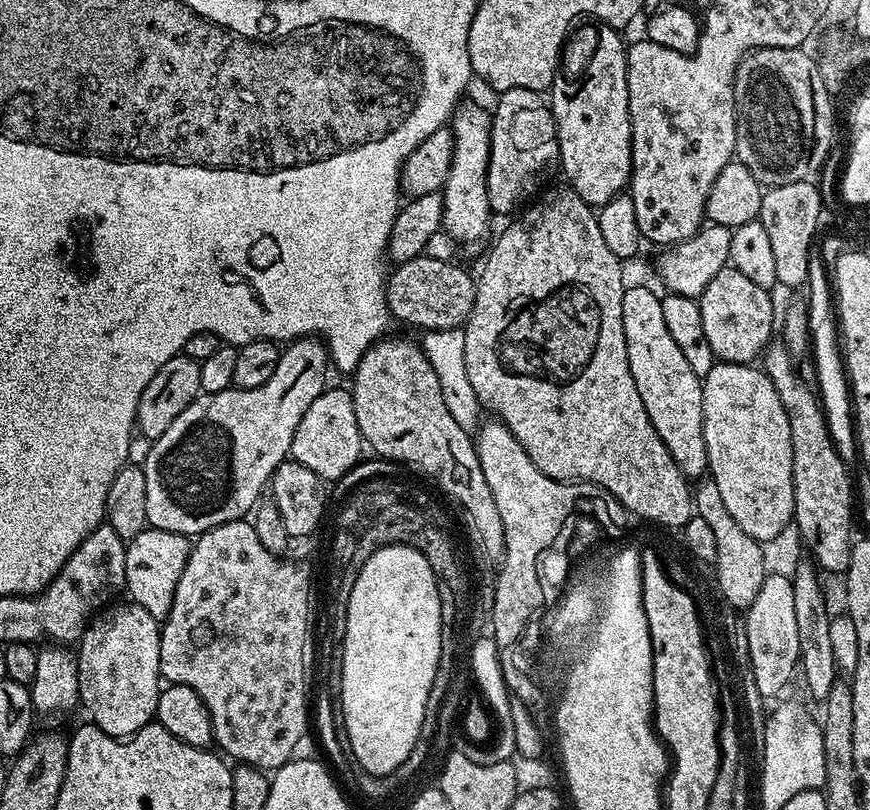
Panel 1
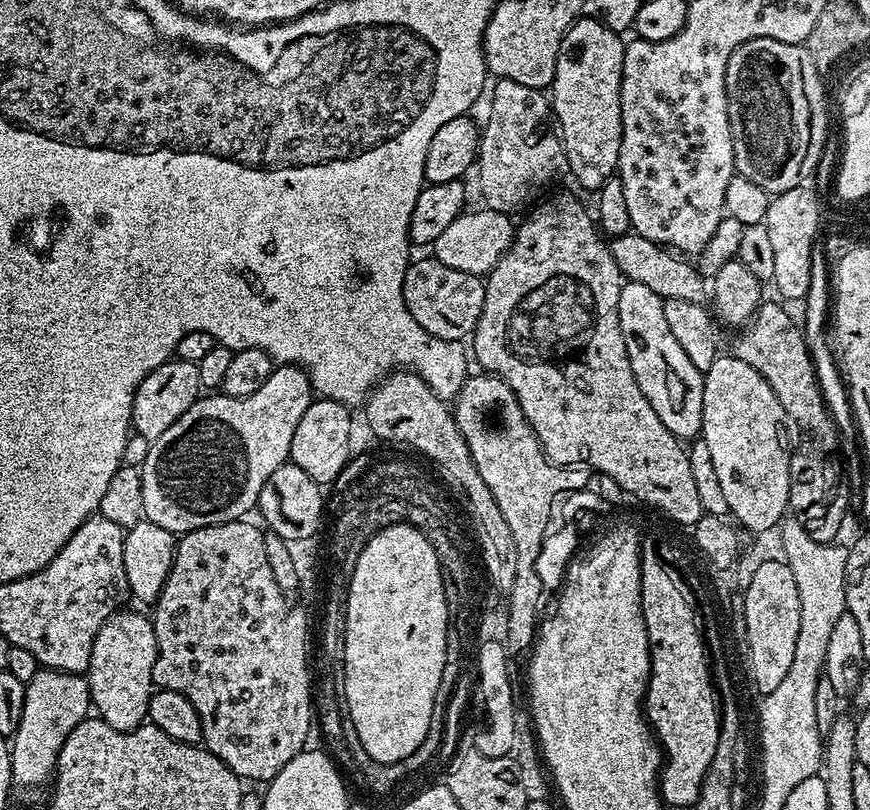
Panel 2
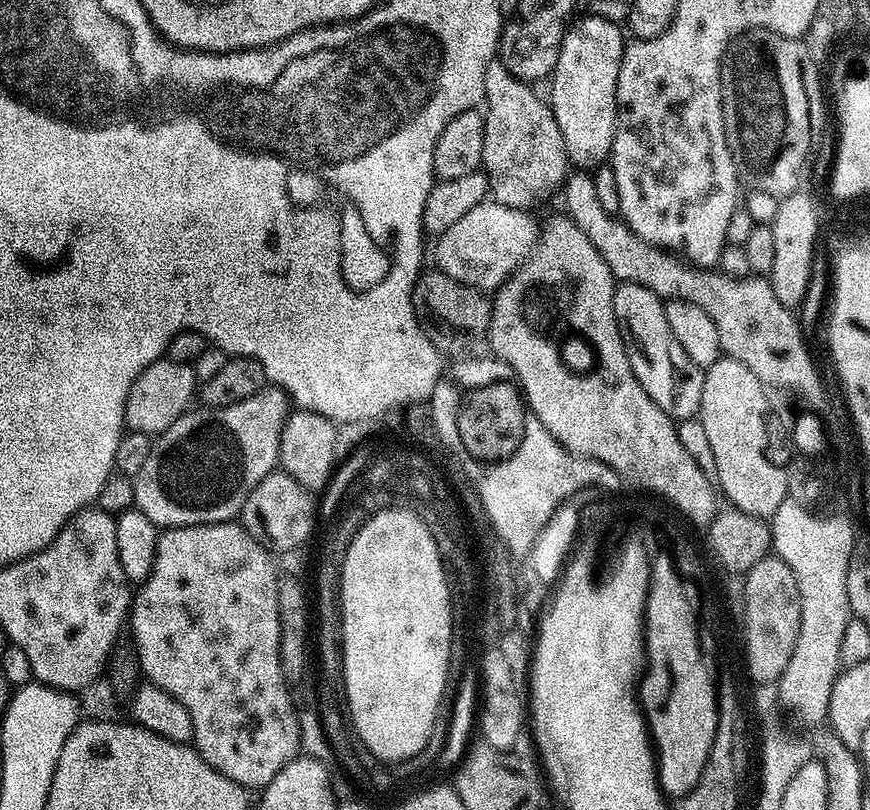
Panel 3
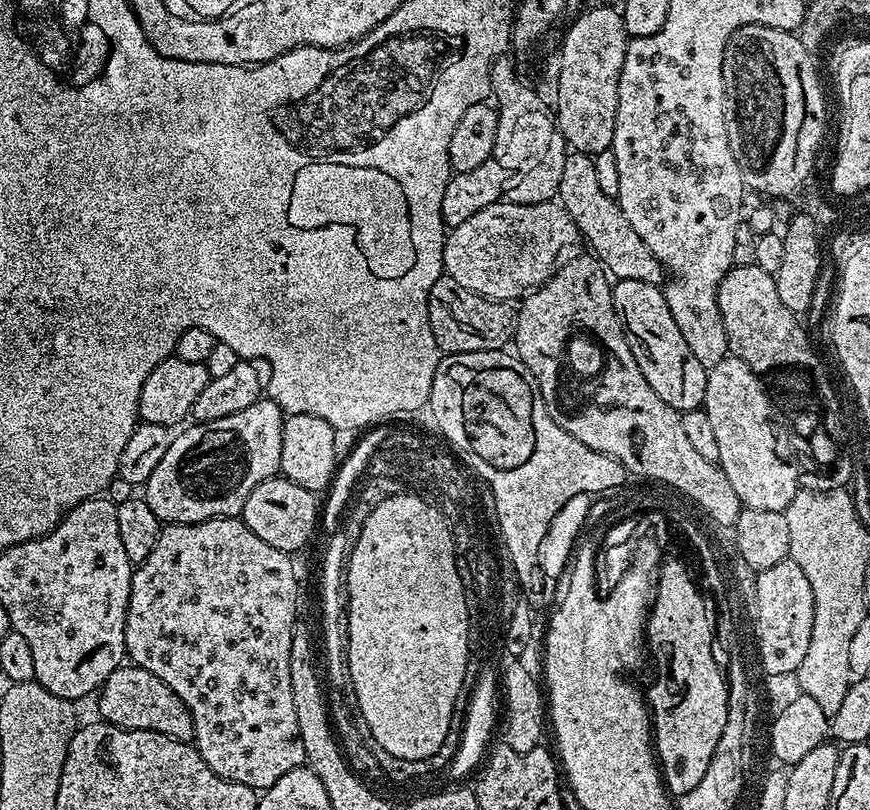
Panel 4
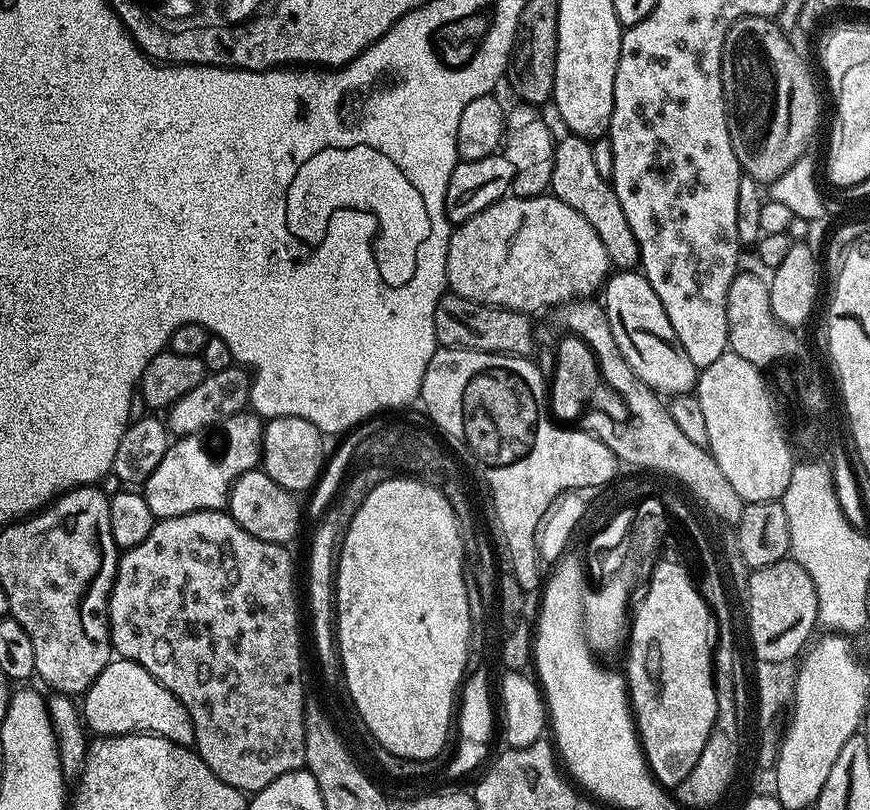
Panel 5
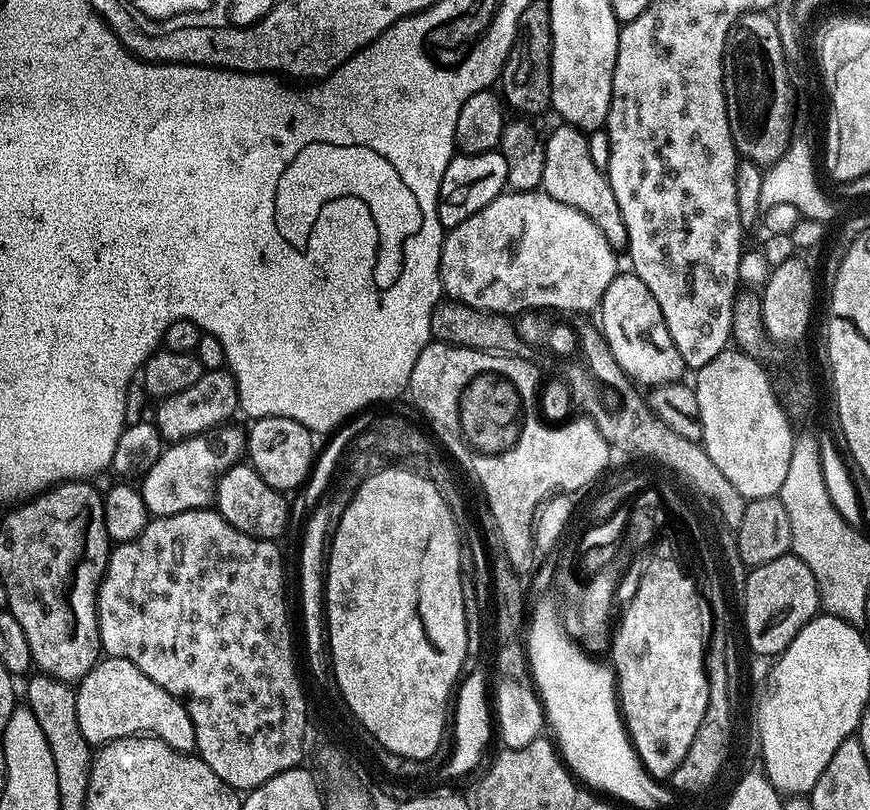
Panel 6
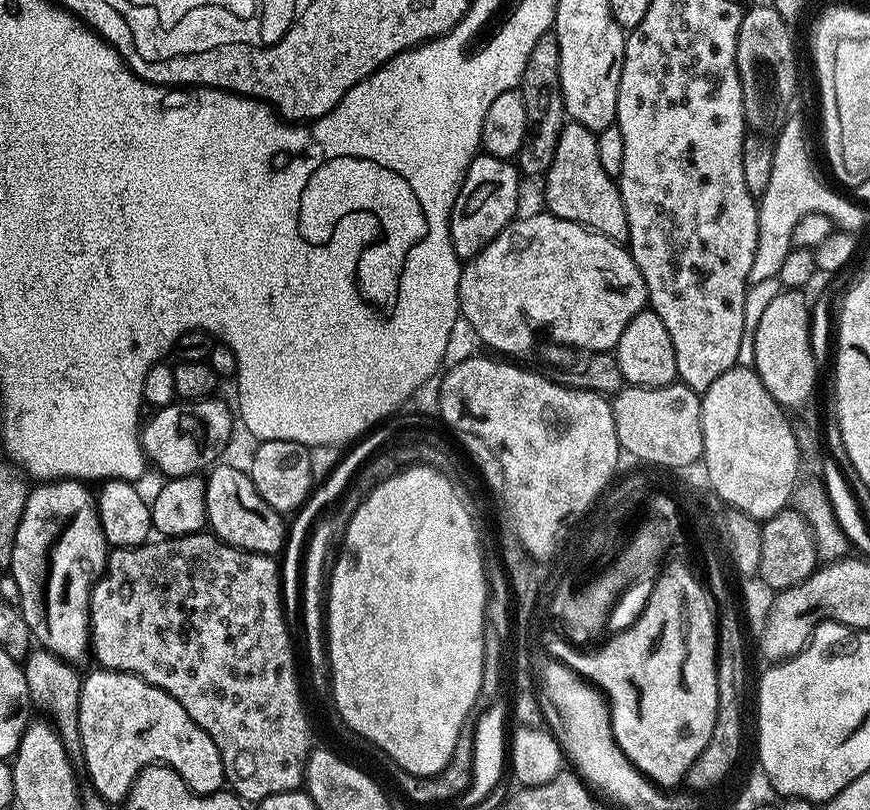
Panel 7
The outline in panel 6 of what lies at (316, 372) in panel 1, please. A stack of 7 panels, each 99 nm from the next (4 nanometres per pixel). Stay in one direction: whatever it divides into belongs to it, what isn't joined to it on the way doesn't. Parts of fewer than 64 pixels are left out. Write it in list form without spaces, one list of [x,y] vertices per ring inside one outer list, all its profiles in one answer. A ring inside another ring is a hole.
[[[213,430],[192,436],[188,440],[169,443],[142,476],[142,491],[149,513],[153,517],[173,516],[191,508],[208,508],[216,494],[216,481],[226,469],[242,456],[242,440],[232,432]]]

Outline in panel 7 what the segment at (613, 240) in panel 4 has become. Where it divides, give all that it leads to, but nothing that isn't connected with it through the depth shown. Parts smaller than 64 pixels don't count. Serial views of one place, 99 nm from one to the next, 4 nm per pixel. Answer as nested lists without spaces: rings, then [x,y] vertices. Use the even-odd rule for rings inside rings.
[[[575,122],[563,125],[556,139],[556,149],[542,177],[544,200],[553,213],[567,216],[587,224],[589,228],[609,236],[617,242],[627,241],[628,219],[620,197],[619,183],[613,173],[602,170],[602,158],[598,158],[598,136],[586,126]]]

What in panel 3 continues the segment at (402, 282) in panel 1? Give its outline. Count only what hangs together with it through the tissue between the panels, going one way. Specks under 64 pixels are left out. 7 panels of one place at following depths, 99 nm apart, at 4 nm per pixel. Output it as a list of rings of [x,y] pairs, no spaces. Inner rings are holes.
[[[433,270],[423,273],[416,283],[412,293],[417,311],[426,312],[424,318],[425,331],[435,348],[443,355],[461,355],[479,339],[482,340],[492,324],[491,299],[481,289],[470,287],[468,284],[458,283],[444,272]]]

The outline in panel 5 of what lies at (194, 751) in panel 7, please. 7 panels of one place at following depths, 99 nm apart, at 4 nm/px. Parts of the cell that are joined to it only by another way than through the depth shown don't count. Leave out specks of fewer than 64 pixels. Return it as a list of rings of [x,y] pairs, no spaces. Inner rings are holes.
[[[113,658],[108,665],[94,678],[87,692],[83,693],[84,708],[82,704],[82,720],[89,729],[93,728],[96,736],[127,736],[129,734],[151,734],[164,736],[170,742],[185,746],[195,745],[196,735],[190,714],[186,706],[166,686],[162,686],[143,666],[135,664],[133,660],[121,660]]]

